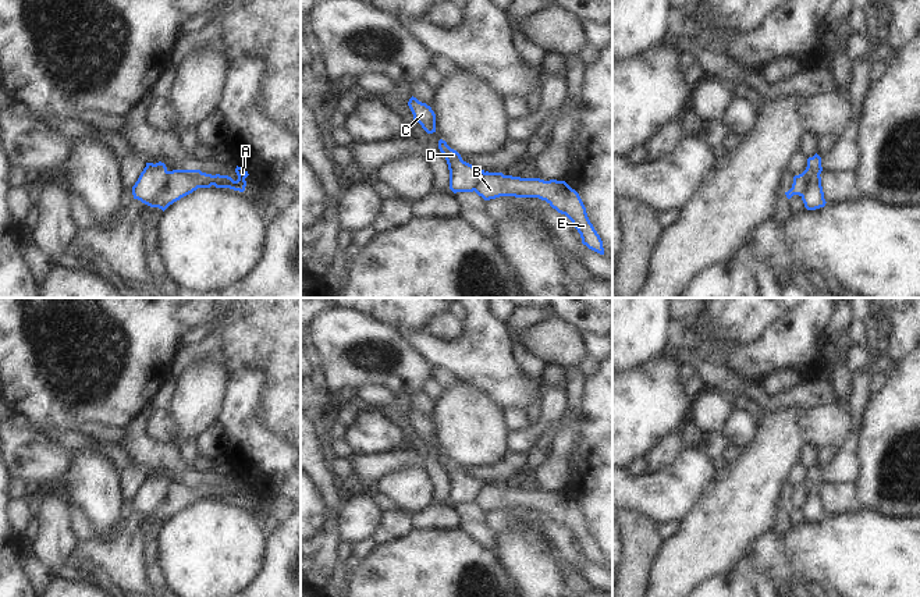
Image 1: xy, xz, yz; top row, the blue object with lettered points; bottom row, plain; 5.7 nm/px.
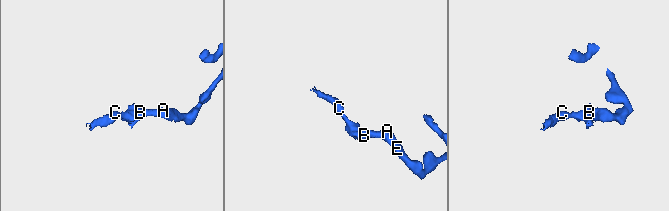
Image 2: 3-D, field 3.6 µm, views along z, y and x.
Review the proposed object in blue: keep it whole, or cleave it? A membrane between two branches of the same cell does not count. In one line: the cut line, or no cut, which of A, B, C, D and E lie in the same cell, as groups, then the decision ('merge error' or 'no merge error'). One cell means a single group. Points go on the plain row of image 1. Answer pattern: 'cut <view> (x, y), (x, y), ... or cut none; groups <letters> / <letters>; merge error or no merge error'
cut xy (169, 483), (164, 500), (146, 515); groups A B E / C D; merge error

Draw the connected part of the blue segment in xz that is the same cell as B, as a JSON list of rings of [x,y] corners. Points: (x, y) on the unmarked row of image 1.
[[[486,483],[477,491],[475,504],[484,512],[500,508],[539,509],[546,512],[553,520],[565,526],[572,533],[580,546],[583,557],[604,566],[603,552],[590,534],[579,505],[565,493],[521,490]]]

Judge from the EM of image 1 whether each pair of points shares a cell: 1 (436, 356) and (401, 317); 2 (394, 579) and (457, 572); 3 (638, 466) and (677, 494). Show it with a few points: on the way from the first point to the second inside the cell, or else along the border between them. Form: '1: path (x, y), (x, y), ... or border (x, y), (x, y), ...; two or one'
1: border (398, 327), (425, 331); two
2: path (409, 579), (441, 579); one
3: border (628, 468), (632, 473), (642, 473), (645, 471); two

